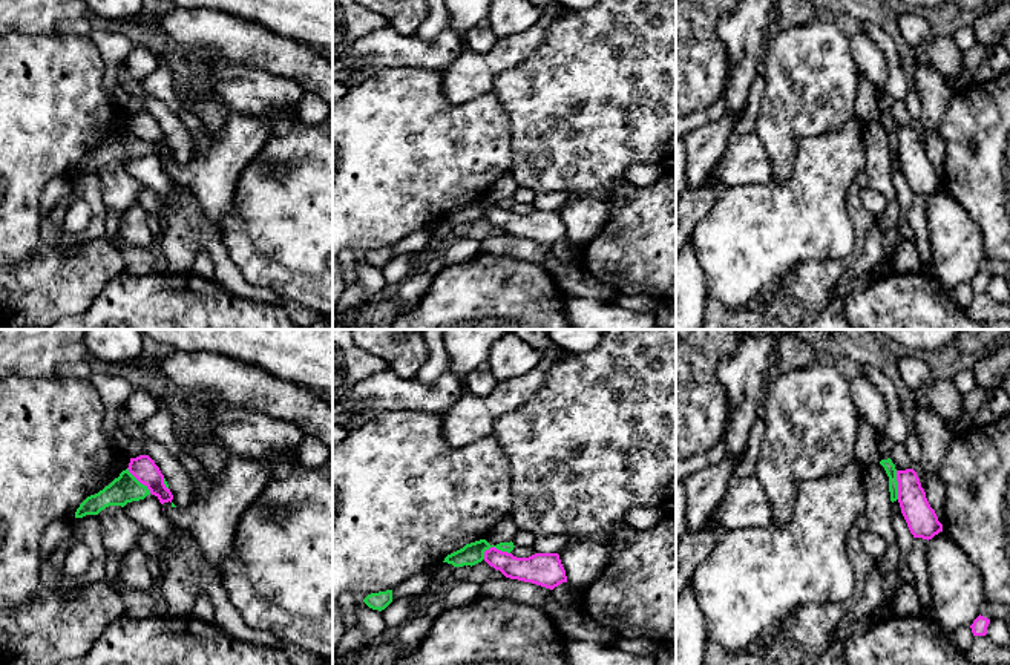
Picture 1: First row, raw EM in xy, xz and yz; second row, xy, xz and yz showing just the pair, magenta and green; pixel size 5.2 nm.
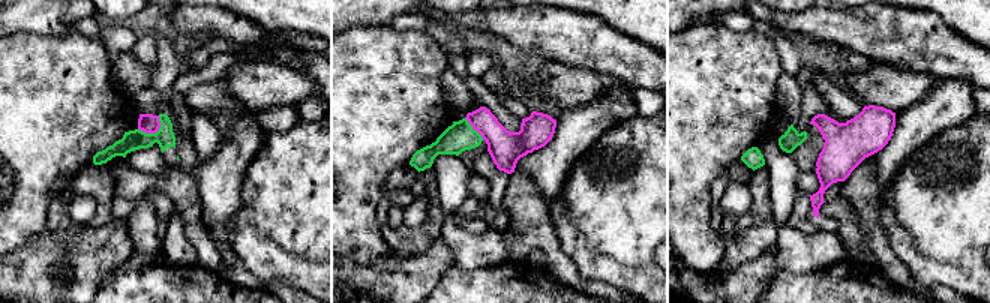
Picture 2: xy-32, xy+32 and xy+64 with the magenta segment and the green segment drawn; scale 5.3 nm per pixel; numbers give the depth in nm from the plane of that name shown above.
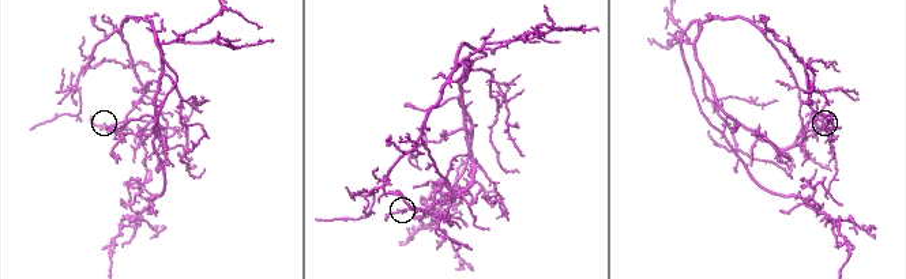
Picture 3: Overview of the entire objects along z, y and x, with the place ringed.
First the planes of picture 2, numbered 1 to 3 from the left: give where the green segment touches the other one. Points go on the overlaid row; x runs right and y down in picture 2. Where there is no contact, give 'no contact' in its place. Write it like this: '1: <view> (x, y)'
1: xy-32 (155, 132)
2: xy+32 (473, 128)
3: no contact

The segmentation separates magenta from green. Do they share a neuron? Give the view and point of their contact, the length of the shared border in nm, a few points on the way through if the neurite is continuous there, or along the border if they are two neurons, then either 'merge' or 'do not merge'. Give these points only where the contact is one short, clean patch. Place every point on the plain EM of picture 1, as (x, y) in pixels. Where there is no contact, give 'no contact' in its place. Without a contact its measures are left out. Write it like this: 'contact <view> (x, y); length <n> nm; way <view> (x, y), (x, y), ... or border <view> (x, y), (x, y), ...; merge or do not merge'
contact xz (494, 204); length 150 nm; border xz (509, 210), (489, 204), (483, 215); do not merge

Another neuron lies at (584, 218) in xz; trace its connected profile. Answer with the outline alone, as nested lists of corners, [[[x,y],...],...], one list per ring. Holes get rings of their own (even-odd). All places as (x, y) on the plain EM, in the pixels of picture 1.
[[[575,198],[559,210],[567,239],[572,244],[589,244],[605,227],[610,202],[599,198]]]

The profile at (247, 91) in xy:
[[[216,64],[210,80],[198,90],[208,92],[227,113],[264,115],[273,109],[297,109],[305,90],[290,78],[254,67]]]

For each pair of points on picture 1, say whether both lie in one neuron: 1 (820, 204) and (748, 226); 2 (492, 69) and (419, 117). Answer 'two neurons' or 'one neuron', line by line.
1: one neuron
2: two neurons

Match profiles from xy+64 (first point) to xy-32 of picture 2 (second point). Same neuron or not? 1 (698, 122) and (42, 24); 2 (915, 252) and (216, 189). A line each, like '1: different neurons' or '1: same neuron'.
1: different neurons
2: different neurons

